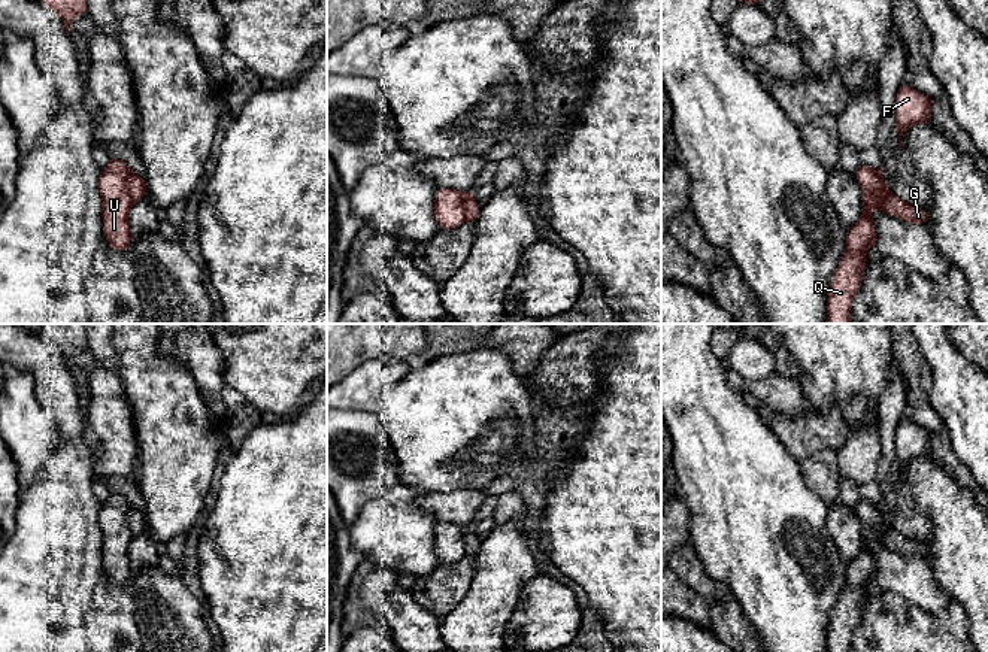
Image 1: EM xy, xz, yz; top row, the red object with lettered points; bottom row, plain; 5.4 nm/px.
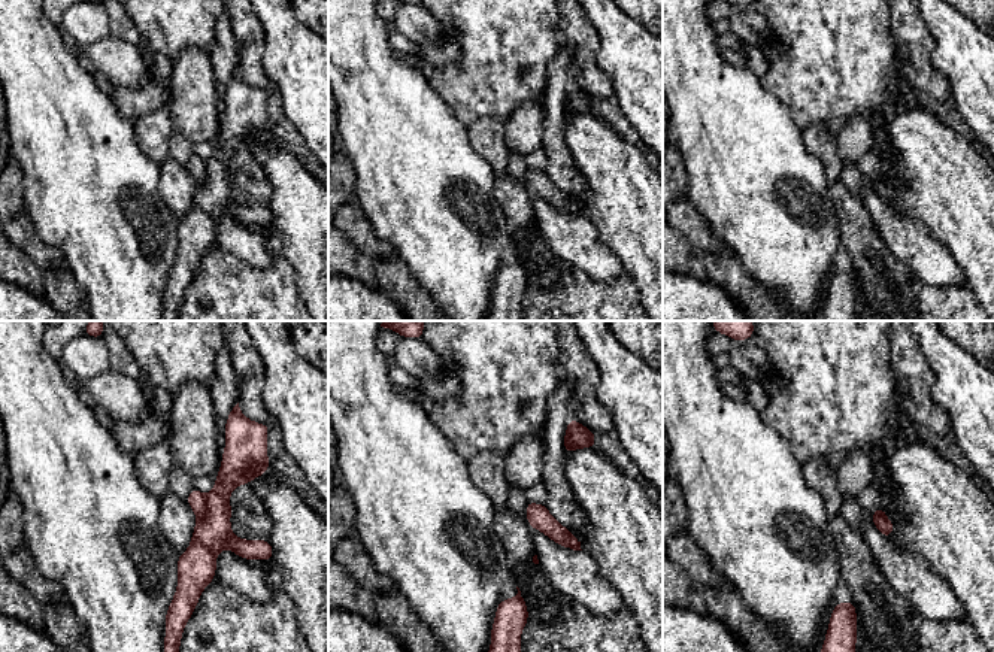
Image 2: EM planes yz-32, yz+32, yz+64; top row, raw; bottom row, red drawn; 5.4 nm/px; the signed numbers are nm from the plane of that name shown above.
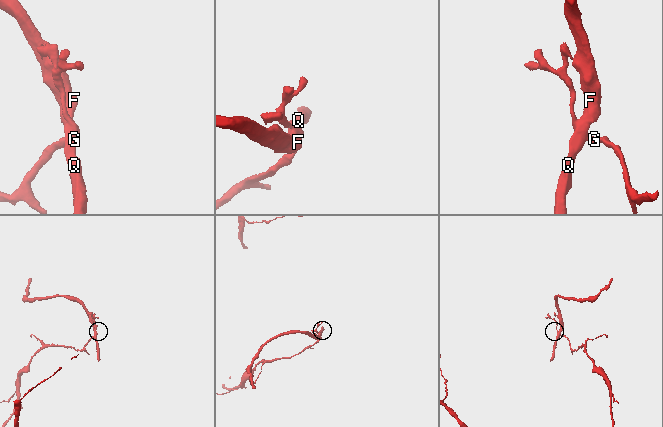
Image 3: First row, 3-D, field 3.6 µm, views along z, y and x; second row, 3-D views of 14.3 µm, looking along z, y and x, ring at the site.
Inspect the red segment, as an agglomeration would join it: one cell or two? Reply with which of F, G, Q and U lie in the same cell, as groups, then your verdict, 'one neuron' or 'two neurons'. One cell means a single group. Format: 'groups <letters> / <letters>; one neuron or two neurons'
groups F Q U / G; two neurons

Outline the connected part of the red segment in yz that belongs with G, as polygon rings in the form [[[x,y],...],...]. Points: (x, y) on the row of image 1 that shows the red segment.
[[[863,161],[855,172],[855,179],[864,194],[873,194],[882,198],[881,207],[887,215],[895,216],[906,224],[928,225],[928,212],[925,207],[909,206],[892,192],[887,192],[878,172]]]

